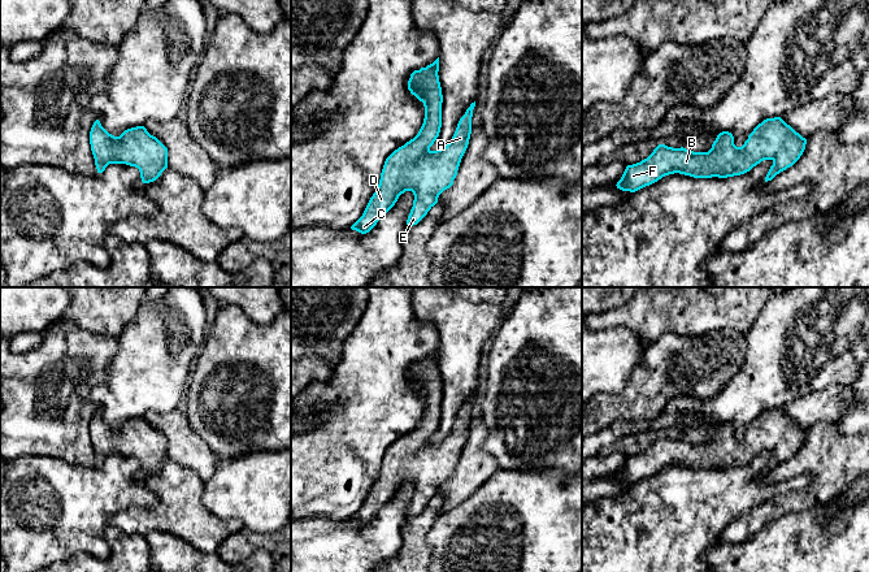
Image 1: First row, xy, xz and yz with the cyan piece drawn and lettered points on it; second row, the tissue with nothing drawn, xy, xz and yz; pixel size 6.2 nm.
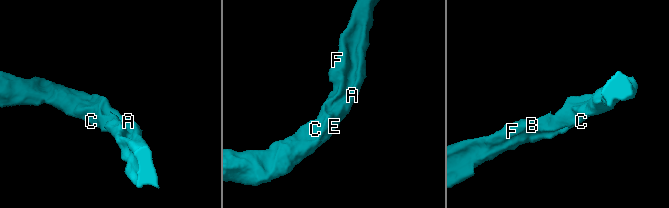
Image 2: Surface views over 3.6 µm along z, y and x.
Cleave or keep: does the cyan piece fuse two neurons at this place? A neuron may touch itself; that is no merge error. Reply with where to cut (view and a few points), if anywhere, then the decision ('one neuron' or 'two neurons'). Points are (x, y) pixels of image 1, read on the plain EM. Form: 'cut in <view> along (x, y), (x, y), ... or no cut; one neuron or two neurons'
no cut; one neuron

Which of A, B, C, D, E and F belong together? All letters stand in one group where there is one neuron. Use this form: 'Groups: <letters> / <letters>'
Groups: A B C D E F

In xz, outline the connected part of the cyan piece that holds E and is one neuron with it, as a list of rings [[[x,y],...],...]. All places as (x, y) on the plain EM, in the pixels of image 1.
[[[439,348],[410,365],[408,381],[423,394],[423,415],[413,430],[386,450],[379,476],[362,507],[351,517],[352,521],[369,524],[405,482],[414,486],[407,516],[417,516],[438,494],[439,486],[453,476],[469,436],[475,393],[460,410],[451,433],[431,442],[442,419],[443,386],[438,363]]]

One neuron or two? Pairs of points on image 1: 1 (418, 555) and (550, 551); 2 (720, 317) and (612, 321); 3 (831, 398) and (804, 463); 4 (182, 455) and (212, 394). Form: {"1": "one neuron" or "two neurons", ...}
{"1": "two neurons", "2": "one neuron", "3": "two neurons", "4": "two neurons"}

